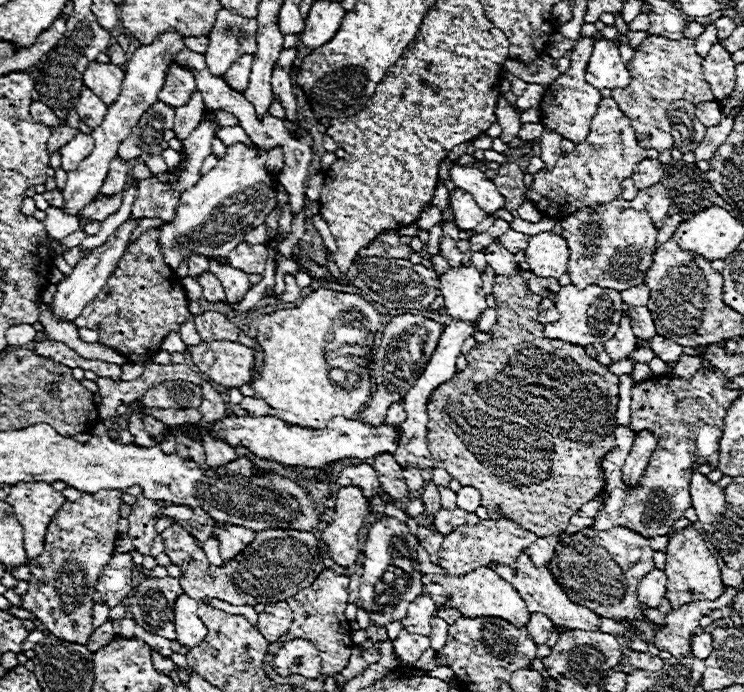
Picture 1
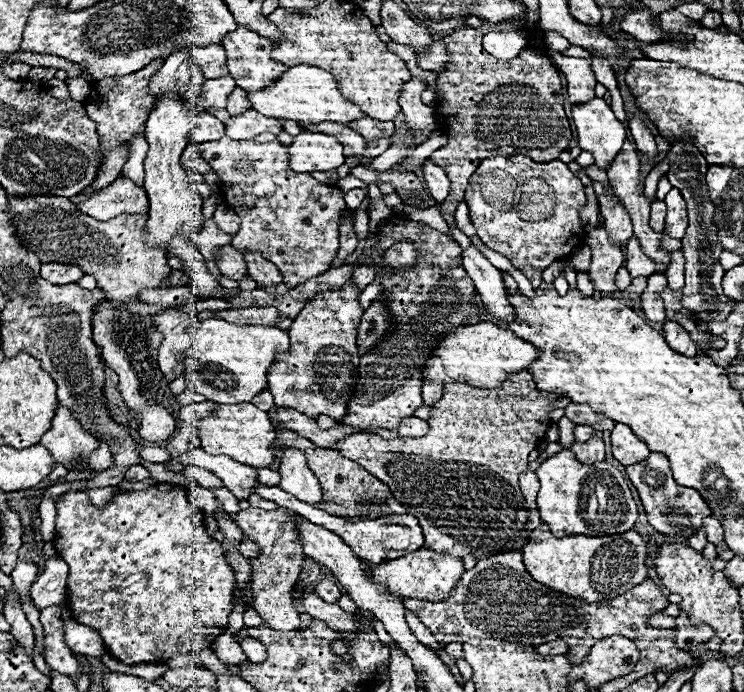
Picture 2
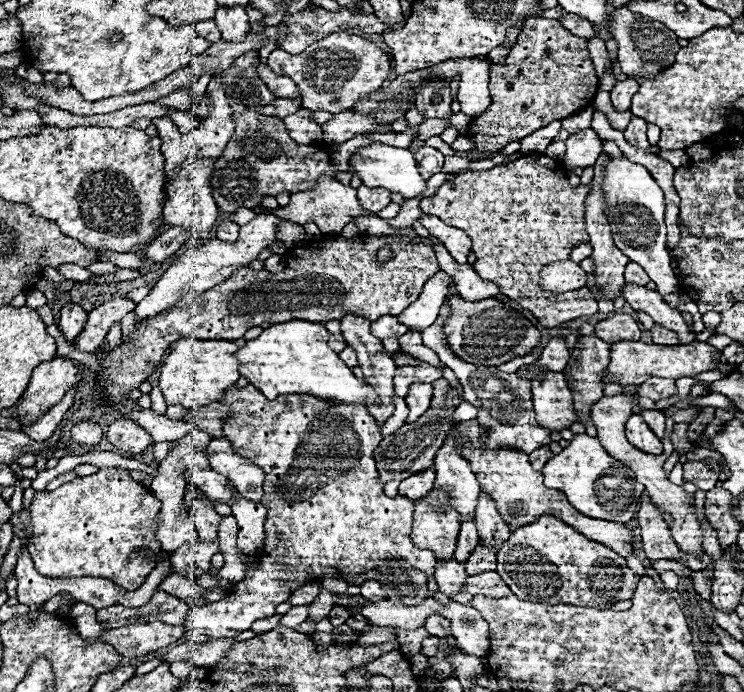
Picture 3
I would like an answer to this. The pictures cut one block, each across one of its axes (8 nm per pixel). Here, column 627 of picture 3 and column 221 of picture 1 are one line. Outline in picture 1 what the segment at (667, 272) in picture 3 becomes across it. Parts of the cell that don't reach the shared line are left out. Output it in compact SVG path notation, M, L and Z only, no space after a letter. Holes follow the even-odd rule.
M228 146L226 156L218 160L216 168L202 176L196 186L184 190L176 220L158 228L162 254L168 266L176 272L180 260L186 260L190 252L198 252L208 258L228 256L240 242L244 242L244 236L260 226L276 206L276 182L280 180L282 164L284 150L280 146L268 152L260 146Z

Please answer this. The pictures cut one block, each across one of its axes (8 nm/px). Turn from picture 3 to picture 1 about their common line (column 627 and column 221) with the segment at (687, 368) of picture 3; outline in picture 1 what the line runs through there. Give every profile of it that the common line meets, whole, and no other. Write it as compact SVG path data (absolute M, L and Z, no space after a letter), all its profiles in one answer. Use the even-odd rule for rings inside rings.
M202 342L198 346L188 346L186 352L212 382L224 388L236 388L252 380L254 350L240 342Z

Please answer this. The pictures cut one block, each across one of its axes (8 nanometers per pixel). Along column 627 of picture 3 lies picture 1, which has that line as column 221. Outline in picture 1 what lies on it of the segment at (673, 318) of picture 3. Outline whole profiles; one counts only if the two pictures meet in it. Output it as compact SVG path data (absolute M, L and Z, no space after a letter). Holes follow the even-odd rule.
M202 272L198 276L198 282L200 282L202 290L204 290L204 300L208 300L208 302L220 302L220 300L226 298L220 280L212 272Z

